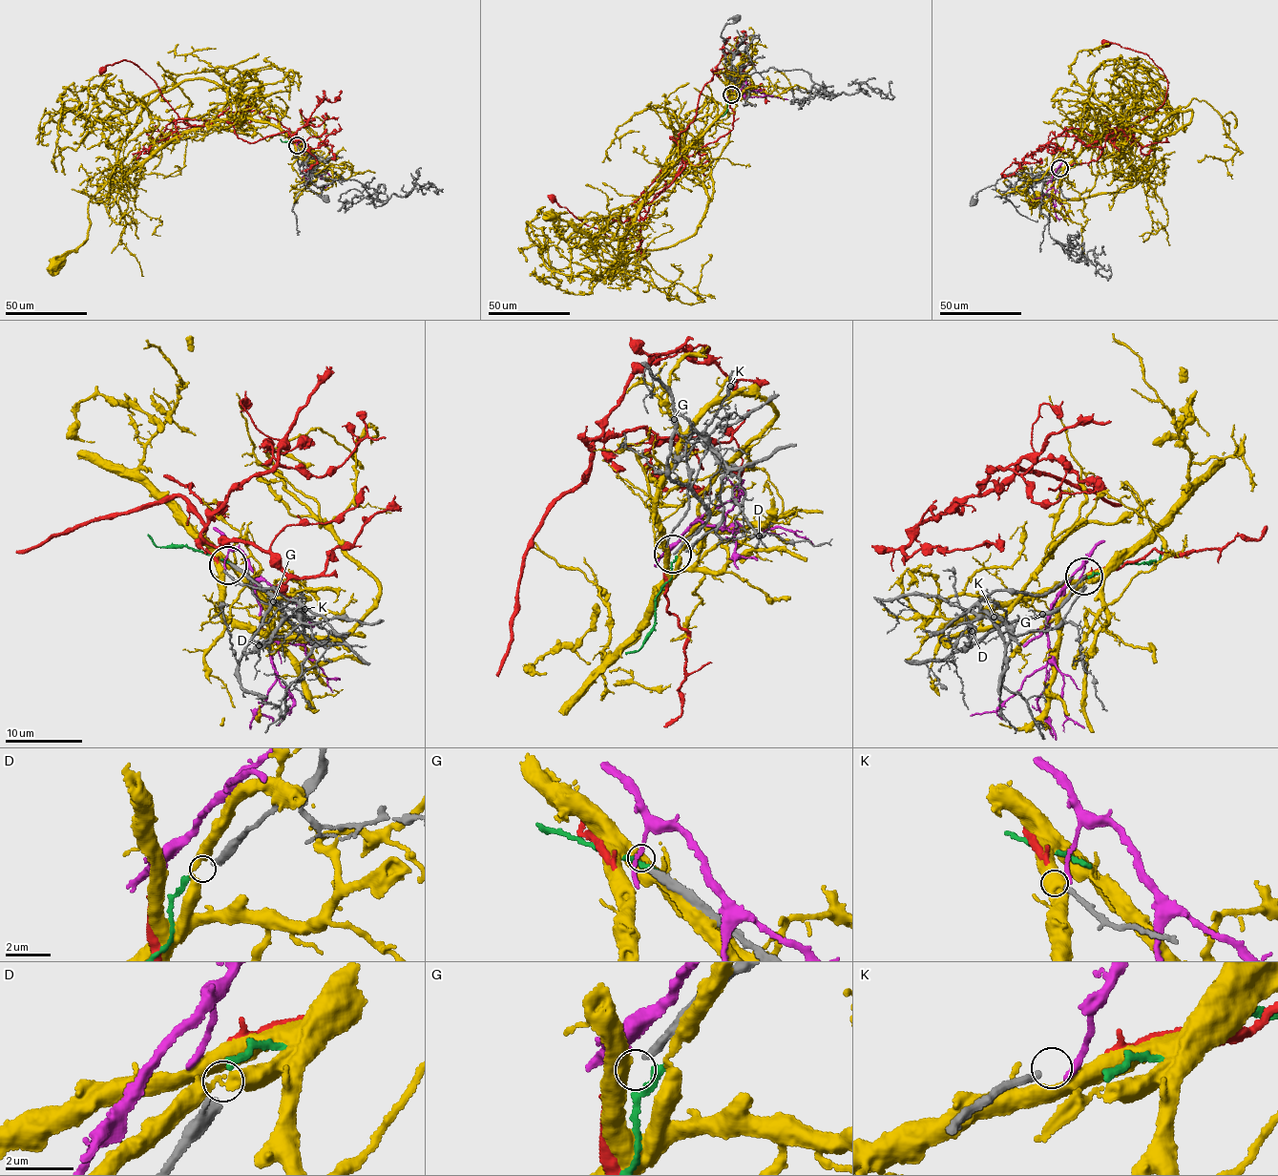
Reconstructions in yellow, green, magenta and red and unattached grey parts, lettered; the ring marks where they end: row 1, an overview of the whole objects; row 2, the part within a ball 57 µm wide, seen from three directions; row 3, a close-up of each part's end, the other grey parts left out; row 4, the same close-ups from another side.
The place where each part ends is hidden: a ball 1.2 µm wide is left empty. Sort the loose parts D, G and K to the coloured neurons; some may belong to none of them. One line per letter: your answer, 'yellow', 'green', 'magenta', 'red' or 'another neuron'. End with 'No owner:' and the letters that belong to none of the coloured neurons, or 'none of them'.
D: green
G: another neuron
K: another neuron
No owner: G, K

